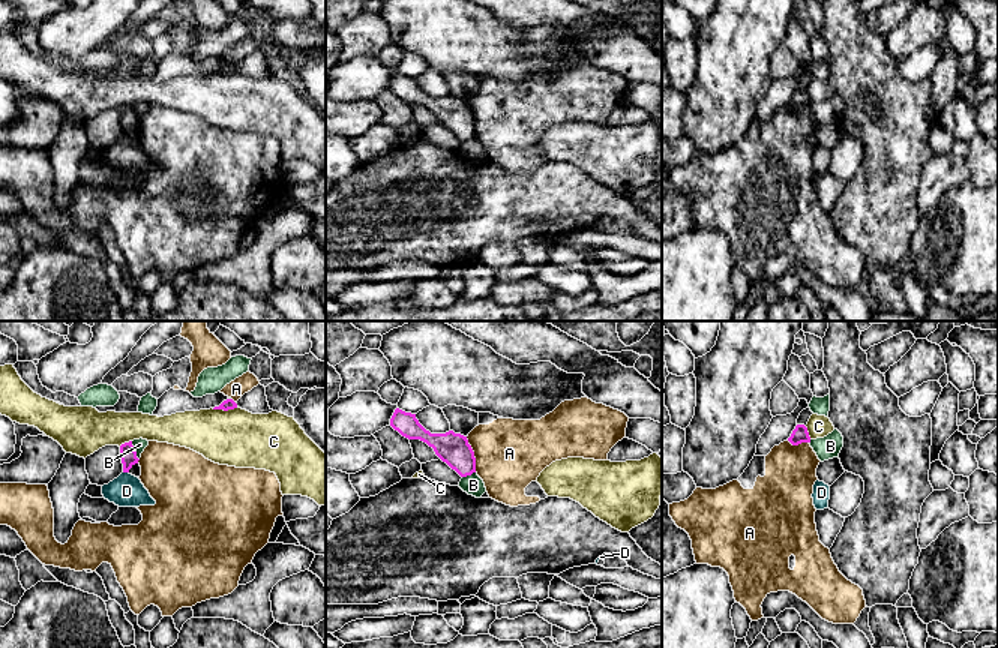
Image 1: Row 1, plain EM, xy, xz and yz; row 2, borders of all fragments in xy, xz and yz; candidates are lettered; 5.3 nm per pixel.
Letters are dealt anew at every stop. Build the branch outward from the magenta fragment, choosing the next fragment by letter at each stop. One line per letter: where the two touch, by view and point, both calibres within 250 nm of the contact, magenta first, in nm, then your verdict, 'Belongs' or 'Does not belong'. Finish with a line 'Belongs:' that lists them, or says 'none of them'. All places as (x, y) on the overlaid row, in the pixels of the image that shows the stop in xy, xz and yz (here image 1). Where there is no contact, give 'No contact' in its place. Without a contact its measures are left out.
A: Touches magenta at xz (473, 455). Thickness 170 nm (magenta) against 380 nm. Does not belong
B: Touches magenta at xy (134, 450). Thickness 80 nm (magenta) against 70 nm. Does not belong
C: Touches magenta at xy (224, 410). Thickness 60 nm (magenta) against 300 nm. Does not belong
D: Touches magenta at xy (126, 471). Thickness 80 nm (magenta) against 180 nm. Does not belong
Belongs: none of them

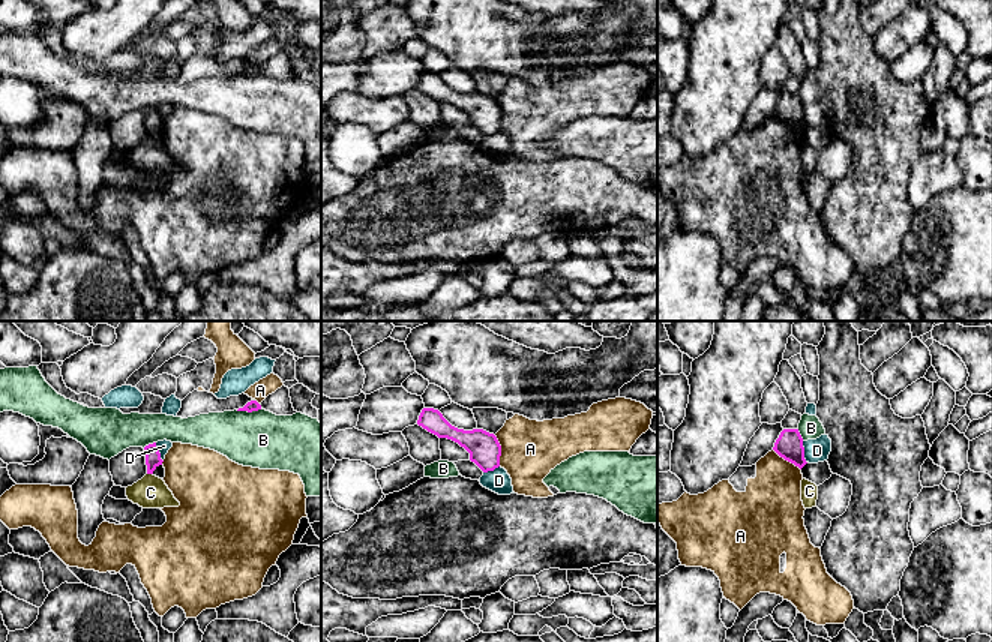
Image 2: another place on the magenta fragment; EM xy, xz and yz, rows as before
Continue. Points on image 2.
A: Touches magenta at xz (500, 450). Thickness 170 nm (magenta) against 320 nm. Does not belong
B: Touches magenta at xy (248, 411). Thickness 60 nm (magenta) against 300 nm. Does not belong
C: Touches magenta at xy (150, 473). Thickness 80 nm (magenta) against 180 nm. Does not belong
D: Touches magenta at yz (803, 452). Thickness 140 nm (magenta) against 130 nm. Does not belong
Belongs: none of them

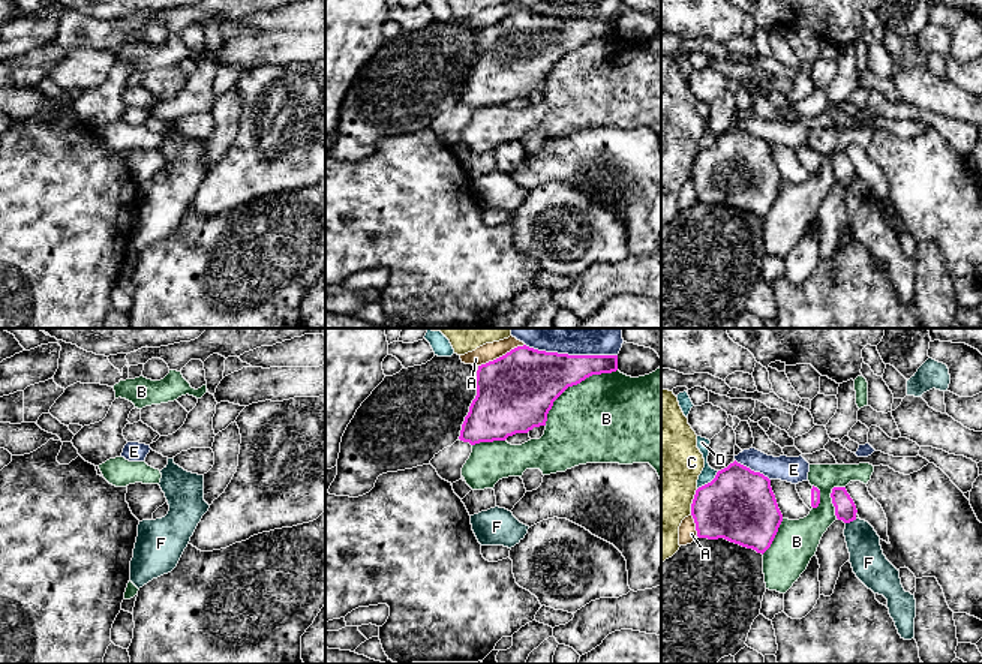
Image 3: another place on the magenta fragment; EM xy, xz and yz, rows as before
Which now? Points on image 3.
A: Touches magenta at xz (502, 355). Thickness 420 nm (magenta) against 100 nm. Does not belong
B: Touches magenta at xz (573, 384). Thickness 360 nm (magenta) against 480 nm. Does not belong
C: Touches magenta at yz (693, 501). Thickness 380 nm (magenta) against 420 nm. Does not belong
D: Touches magenta at yz (708, 483). Thickness 380 nm (magenta) against 80 nm. Does not belong
E: Touches magenta at xz (571, 355). Thickness 320 nm (magenta) against 280 nm. Does not belong
F: Touches magenta at yz (850, 520). Thickness 110 nm (magenta) against 190 nm. Does not belong
Belongs: none of them

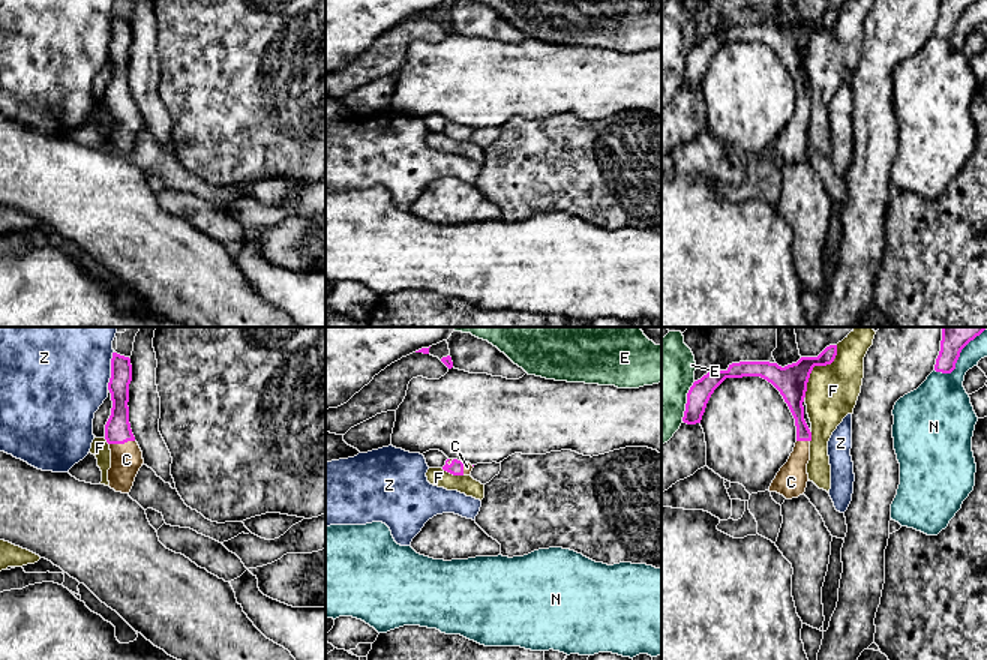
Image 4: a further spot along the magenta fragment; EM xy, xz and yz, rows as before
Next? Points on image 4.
C: Touches magenta at xy (122, 443). Thickness 140 nm (magenta) against 170 nm. Belongs
E: Touches magenta at yz (687, 401). Thickness 120 nm (magenta) against 360 nm. Does not belong
F: Touches magenta at yz (816, 365). Thickness 170 nm (magenta) against 280 nm. Does not belong
N: Touches magenta at yz (959, 356). Thickness 190 nm (magenta) against 260 nm. Does not belong
Z: Touches magenta at xy (111, 371). Thickness 110 nm (magenta) against 500 nm. Does not belong
Belongs: C

